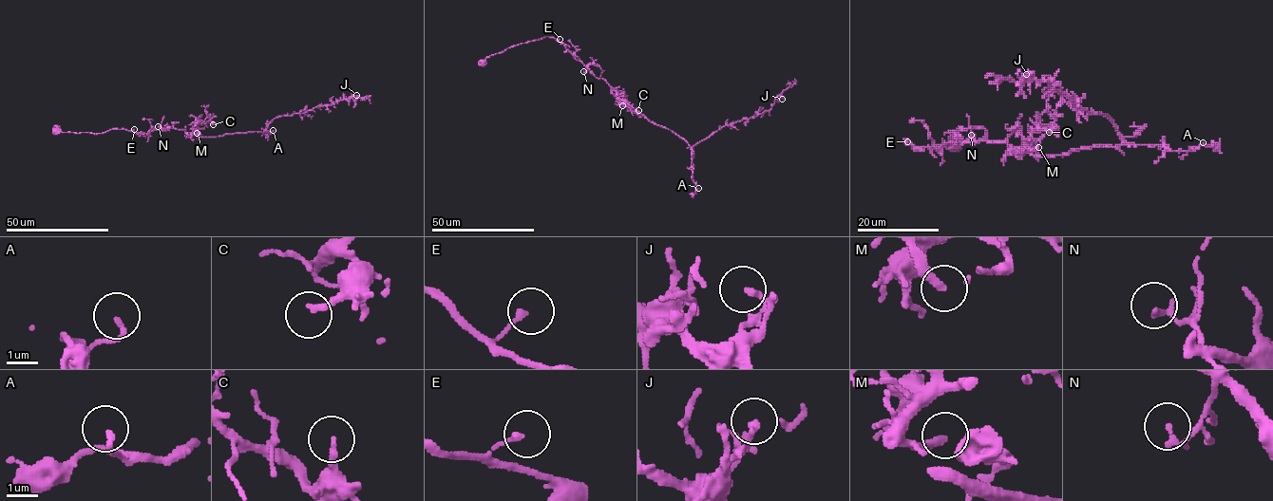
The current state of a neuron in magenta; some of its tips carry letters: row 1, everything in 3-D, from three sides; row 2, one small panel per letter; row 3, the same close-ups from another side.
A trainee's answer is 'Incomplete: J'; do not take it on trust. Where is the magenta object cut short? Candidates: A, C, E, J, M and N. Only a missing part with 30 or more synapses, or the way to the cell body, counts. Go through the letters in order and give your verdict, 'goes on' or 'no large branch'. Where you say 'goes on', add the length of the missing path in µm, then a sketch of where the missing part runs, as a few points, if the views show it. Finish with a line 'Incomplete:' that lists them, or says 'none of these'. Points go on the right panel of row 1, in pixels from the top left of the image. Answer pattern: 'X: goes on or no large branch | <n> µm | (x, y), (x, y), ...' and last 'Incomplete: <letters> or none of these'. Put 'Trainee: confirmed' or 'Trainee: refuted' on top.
Trainee: refuted
A: no large branch
C: no large branch
E: no large branch
J: no large branch
M: goes on | 15 µm | (1038, 147), (1054, 145), (1058, 154)
N: no large branch
Incomplete: M

